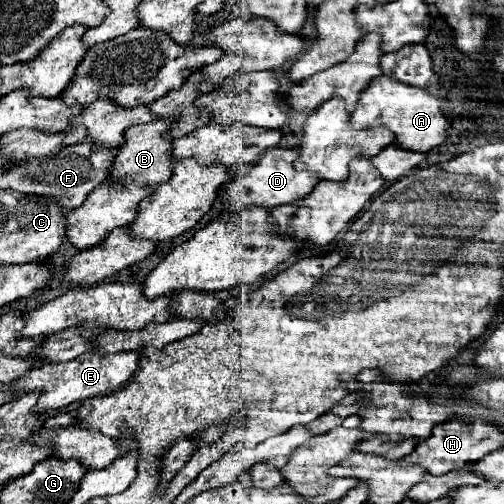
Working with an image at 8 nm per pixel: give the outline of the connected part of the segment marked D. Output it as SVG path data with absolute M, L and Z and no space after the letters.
M274 147L274 149L266 151L252 169L248 169L244 175L236 177L236 181L232 179L228 183L226 195L224 195L226 203L230 203L232 209L236 209L236 211L246 209L250 203L272 209L276 205L292 203L292 201L298 201L298 199L310 195L320 179L312 171L298 171L294 167L296 159L298 159L298 149Z

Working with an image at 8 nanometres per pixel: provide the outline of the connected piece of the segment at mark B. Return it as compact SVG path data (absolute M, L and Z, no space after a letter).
M156 119L144 125L134 125L126 131L126 143L120 147L118 157L112 167L112 177L124 183L138 183L138 185L158 185L170 179L172 165L174 165L174 155L172 155L172 139L164 137L166 131L170 131L174 119Z

